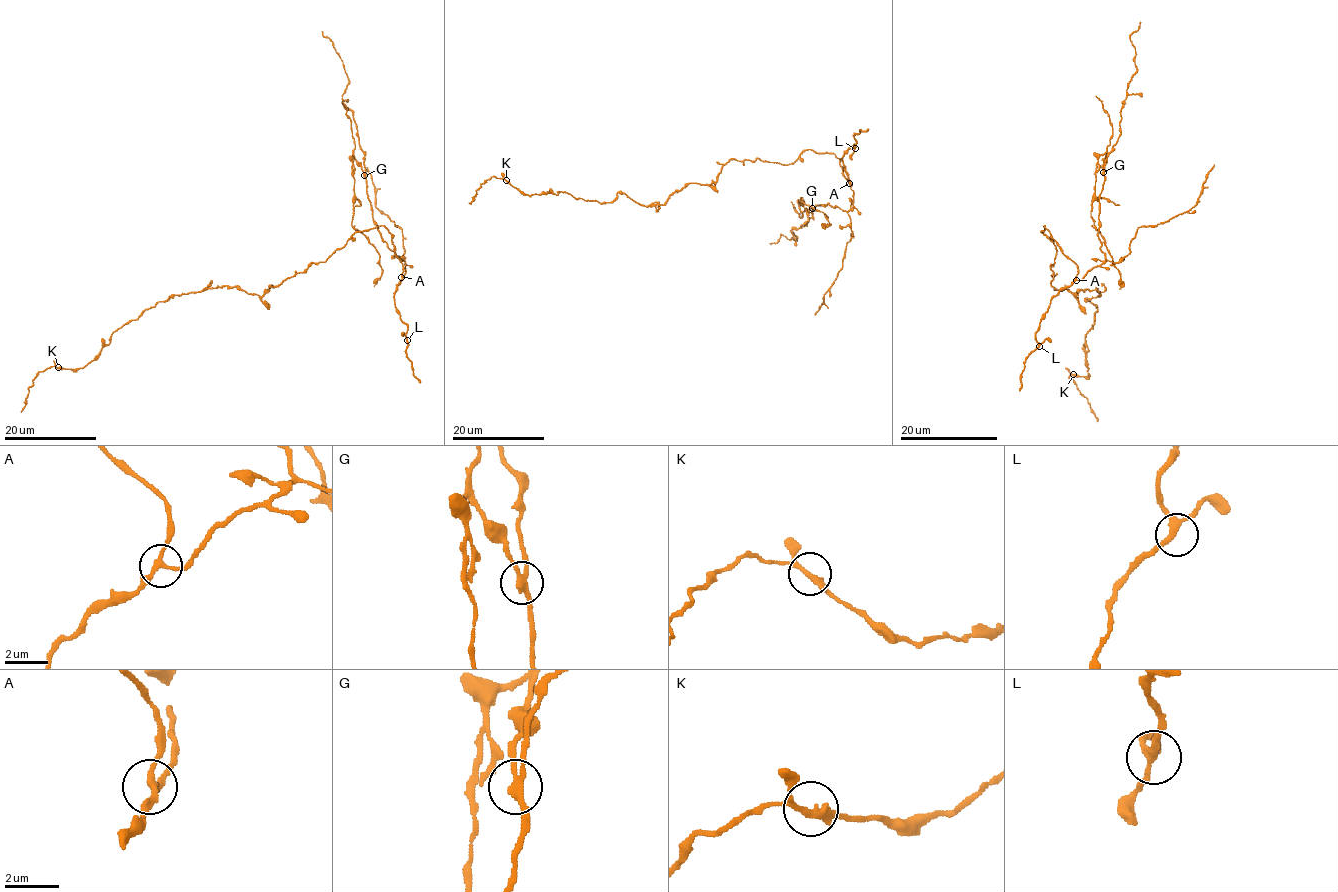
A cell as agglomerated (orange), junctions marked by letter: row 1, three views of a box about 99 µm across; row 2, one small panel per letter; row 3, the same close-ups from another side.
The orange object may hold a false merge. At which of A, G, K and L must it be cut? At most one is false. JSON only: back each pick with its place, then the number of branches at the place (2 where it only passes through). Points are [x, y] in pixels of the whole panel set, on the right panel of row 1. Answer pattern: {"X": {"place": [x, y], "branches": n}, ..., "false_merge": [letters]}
{"G": {"place": [1103, 172], "branches": 3}, "false_merge": ["G"]}

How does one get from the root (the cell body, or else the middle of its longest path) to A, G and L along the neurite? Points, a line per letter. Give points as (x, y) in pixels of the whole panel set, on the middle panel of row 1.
A: (783, 164), (792, 163), (809, 149), (832, 153), (839, 160), (842, 175), (849, 183)
G: (783, 164), (809, 149), (832, 153), (839, 160), (853, 190), (853, 207), (812, 208)
L: (783, 164), (792, 163), (809, 149), (832, 153), (850, 184), (842, 157), (855, 145), (855, 148)

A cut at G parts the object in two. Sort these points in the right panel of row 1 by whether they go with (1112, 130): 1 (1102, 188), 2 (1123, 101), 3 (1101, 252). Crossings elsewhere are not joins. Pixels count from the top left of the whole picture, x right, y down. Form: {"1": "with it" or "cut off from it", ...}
{"1": "cut off from it", "2": "cut off from it", "3": "cut off from it"}

